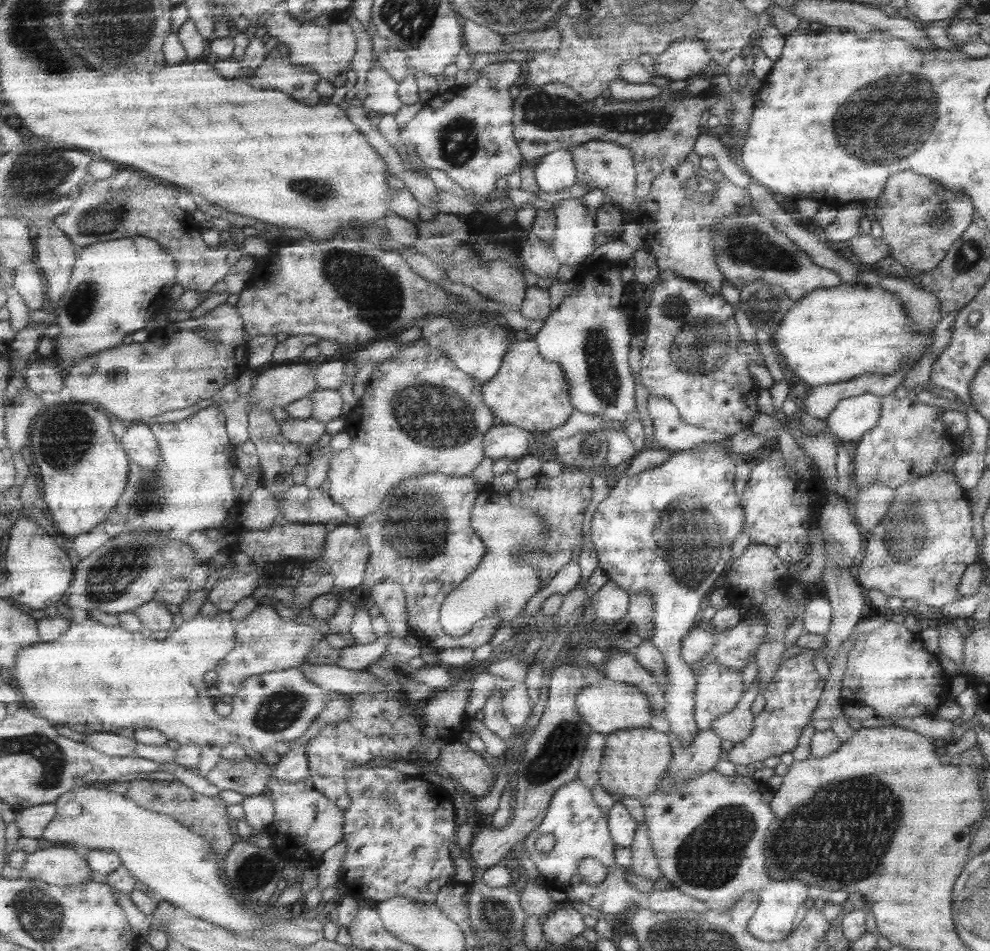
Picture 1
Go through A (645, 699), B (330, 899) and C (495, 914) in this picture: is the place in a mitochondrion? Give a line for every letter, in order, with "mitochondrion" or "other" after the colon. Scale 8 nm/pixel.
A: other
B: other
C: mitochondrion

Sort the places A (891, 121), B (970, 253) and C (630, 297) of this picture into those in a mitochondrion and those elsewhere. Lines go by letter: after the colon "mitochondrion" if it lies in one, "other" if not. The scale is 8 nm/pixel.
A: mitochondrion
B: mitochondrion
C: other

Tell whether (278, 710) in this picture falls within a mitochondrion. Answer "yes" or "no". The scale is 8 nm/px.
yes

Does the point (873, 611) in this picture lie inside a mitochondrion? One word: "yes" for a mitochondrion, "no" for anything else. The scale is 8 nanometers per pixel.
no

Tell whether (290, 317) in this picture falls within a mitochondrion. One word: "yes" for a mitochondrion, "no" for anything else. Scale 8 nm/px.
no

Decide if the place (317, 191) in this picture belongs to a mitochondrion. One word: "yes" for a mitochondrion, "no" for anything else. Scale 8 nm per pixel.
yes

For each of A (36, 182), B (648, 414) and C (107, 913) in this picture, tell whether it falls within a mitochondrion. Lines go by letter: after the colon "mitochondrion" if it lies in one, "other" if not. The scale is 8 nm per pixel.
A: mitochondrion
B: other
C: other

